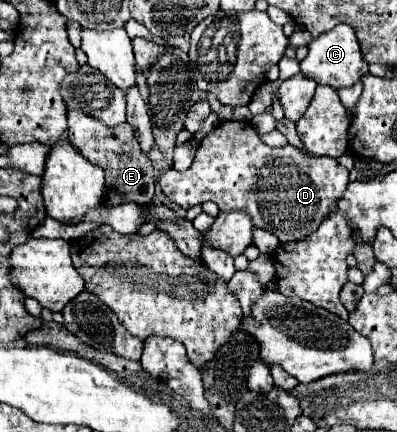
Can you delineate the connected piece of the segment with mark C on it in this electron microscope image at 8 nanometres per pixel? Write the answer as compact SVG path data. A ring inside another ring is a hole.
M338 24L334 30L314 38L308 44L308 56L300 62L300 72L316 84L328 84L334 90L340 90L344 86L354 86L362 76L366 76L368 64L360 54L354 30L348 24Z

